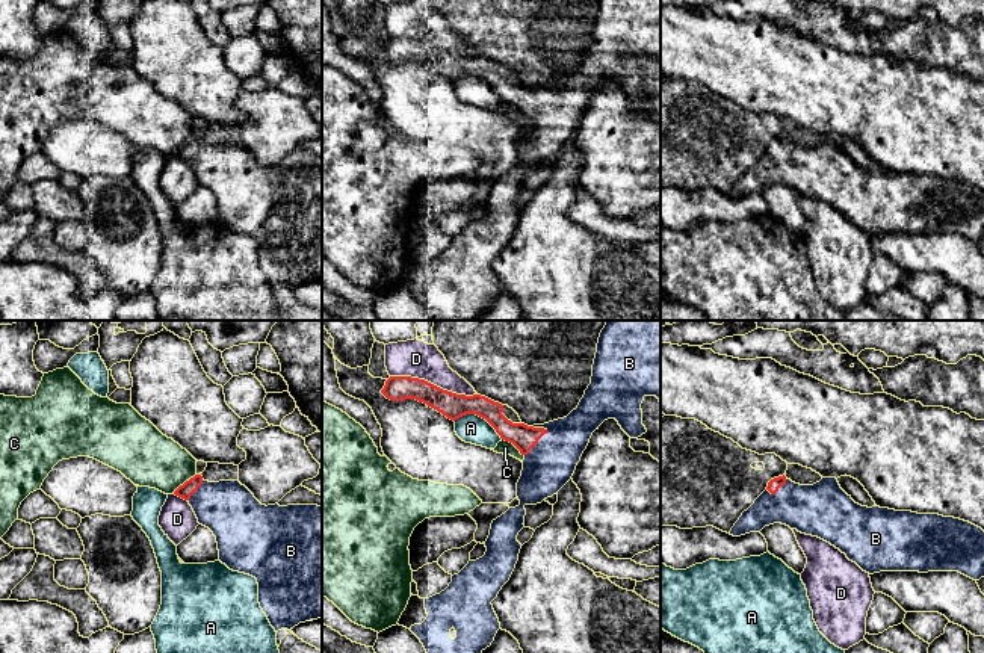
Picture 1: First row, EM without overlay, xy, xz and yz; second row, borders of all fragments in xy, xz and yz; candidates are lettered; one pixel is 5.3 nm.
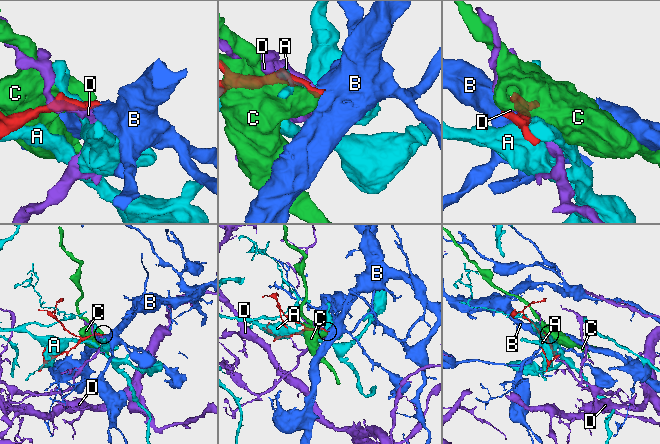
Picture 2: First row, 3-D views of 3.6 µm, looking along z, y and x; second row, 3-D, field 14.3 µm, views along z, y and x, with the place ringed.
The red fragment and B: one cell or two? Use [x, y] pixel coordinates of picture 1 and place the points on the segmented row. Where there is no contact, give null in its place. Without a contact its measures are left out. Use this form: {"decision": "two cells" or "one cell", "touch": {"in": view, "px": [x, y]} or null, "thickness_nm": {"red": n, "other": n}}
{"decision": "one cell", "touch": {"in": "xz", "px": [537, 442]}, "thickness_nm": {"red": 140, "other": 260}}

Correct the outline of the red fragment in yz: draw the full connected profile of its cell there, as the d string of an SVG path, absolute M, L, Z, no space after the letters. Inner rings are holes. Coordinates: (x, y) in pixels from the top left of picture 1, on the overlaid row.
M784 475L768 482L766 490L742 512L729 532L741 537L781 523L801 534L818 537L856 562L863 571L958 571L973 580L984 577L984 531L969 521L939 514L917 514L856 503L836 478L800 485Z

